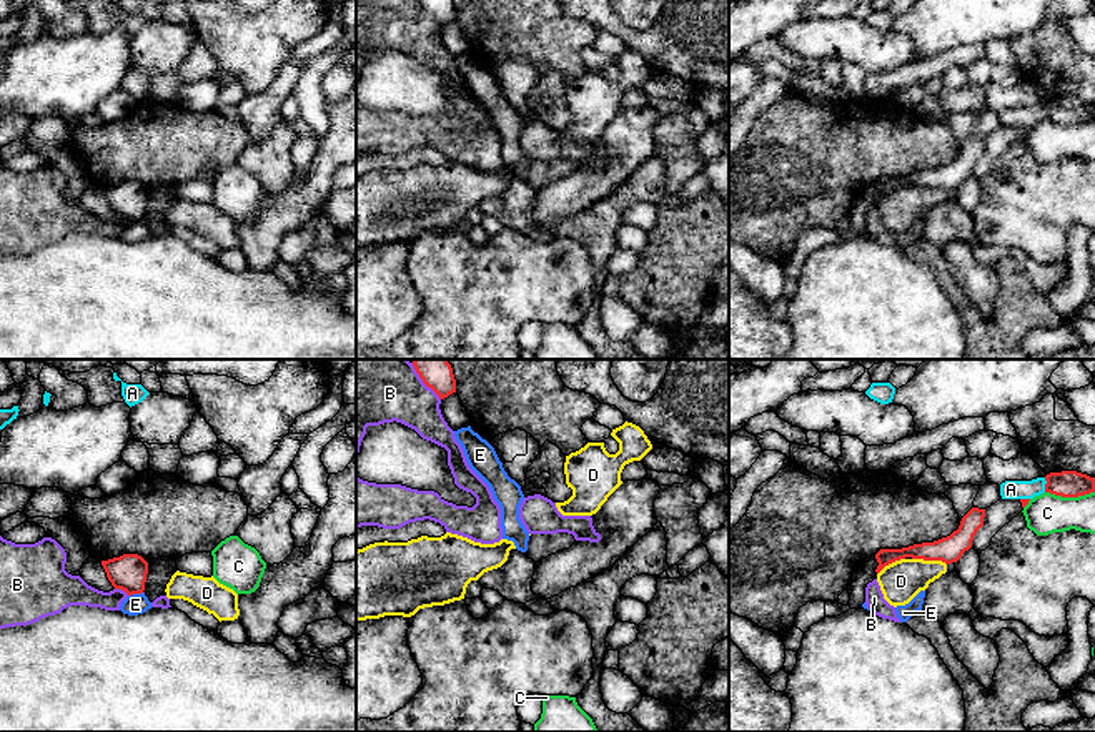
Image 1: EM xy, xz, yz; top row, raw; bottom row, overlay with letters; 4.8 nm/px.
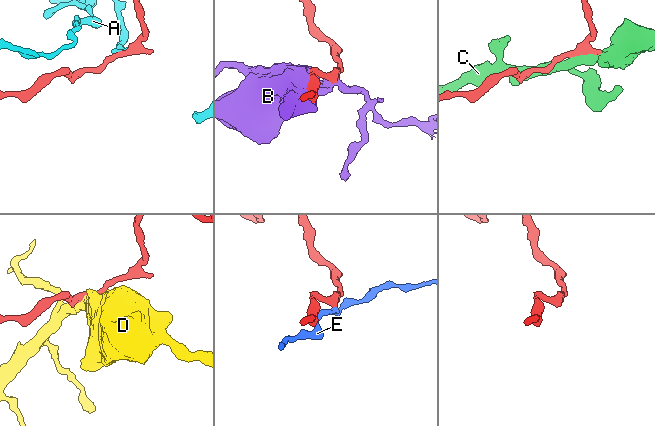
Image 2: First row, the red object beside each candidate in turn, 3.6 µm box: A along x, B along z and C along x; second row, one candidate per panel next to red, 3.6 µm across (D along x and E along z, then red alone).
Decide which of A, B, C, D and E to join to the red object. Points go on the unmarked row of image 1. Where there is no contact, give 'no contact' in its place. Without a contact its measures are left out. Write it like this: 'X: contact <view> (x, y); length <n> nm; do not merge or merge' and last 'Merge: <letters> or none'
A: contact yz (1045, 112); length 70 nm; do not merge
B: contact xy (122, 217); length 80 nm; do not merge
C: contact yz (1070, 123); length 240 nm; do not merge
D: contact yz (929, 187); length 170 nm; do not merge
E: contact xy (135, 220); length 80 nm; do not merge
Merge: none

